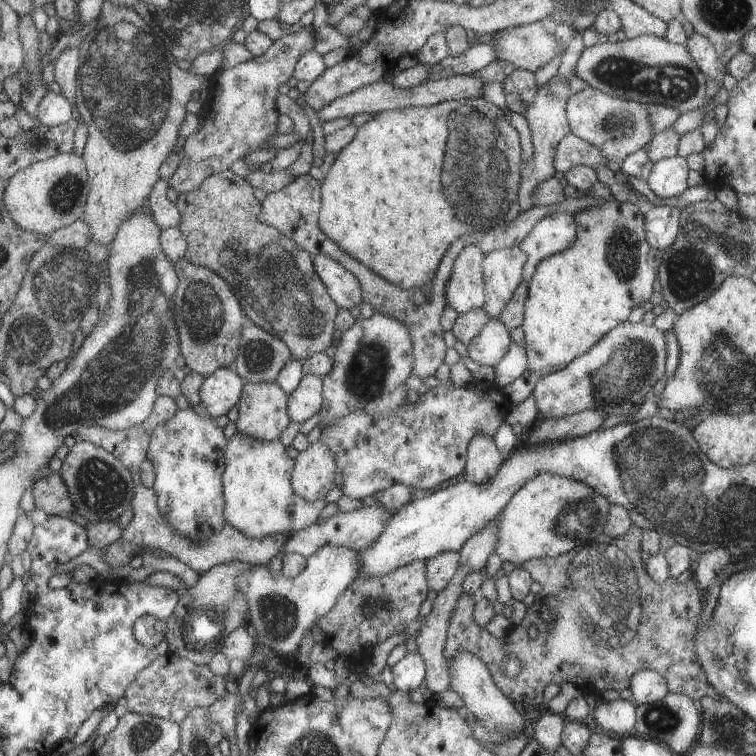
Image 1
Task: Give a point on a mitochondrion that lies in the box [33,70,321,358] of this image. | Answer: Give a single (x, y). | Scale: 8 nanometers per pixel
(65, 192)

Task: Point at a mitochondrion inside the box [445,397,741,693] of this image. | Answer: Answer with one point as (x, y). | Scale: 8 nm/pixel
(603, 590)

